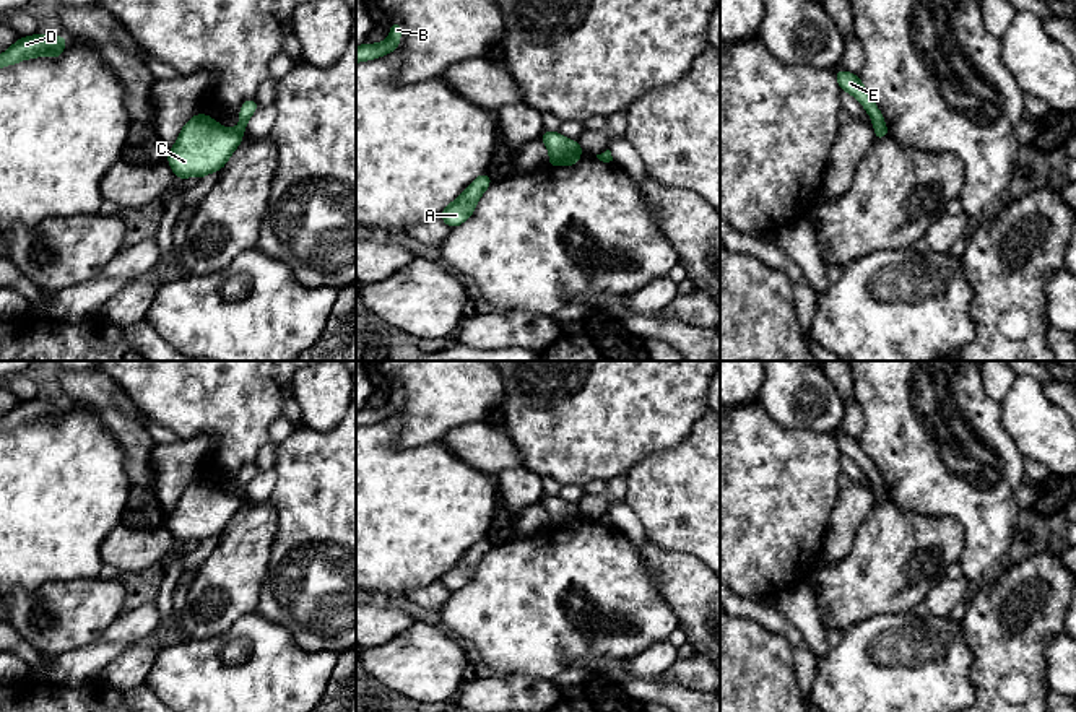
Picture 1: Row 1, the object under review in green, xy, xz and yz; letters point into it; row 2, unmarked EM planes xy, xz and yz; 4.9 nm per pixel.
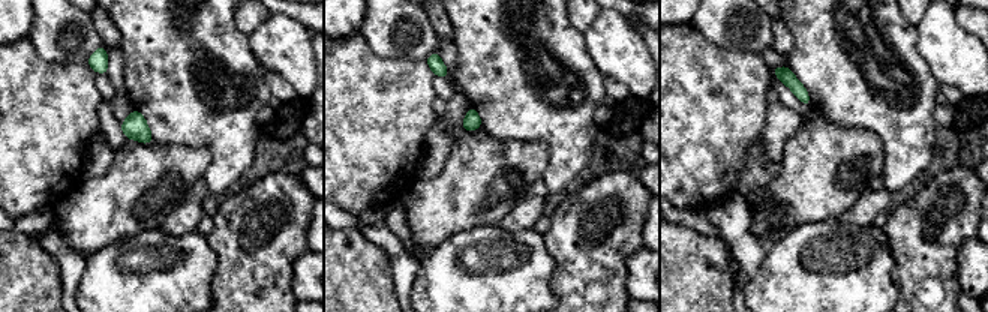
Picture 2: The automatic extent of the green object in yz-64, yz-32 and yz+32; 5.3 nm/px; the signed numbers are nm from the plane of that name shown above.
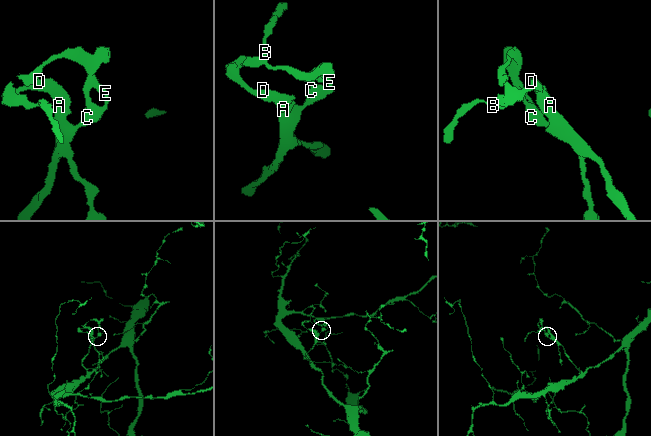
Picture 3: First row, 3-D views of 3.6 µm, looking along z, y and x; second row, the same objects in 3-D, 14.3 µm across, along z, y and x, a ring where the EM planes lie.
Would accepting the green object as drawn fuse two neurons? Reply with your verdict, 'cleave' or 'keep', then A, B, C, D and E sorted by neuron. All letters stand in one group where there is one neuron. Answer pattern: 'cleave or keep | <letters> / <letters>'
keep | A B C D E

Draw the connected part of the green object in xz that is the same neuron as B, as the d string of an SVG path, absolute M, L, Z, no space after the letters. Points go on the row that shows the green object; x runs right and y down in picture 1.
M393 21L390 26L390 36L380 44L362 44L356 47L356 63L364 60L374 60L377 57L384 57L400 46L401 26L398 21Z

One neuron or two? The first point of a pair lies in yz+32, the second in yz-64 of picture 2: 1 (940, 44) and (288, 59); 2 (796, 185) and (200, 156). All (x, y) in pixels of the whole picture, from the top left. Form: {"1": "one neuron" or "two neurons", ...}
{"1": "one neuron", "2": "one neuron"}

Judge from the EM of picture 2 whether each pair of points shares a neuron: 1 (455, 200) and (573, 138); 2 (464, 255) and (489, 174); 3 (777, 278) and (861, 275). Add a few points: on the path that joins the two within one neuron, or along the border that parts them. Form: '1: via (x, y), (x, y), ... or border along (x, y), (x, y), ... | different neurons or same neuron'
1: border along (514, 138), (547, 147), (541, 177) | different neurons
2: border along (498, 224), (458, 231), (441, 245) | different neurons
3: via (798, 278), (840, 276) | same neuron

